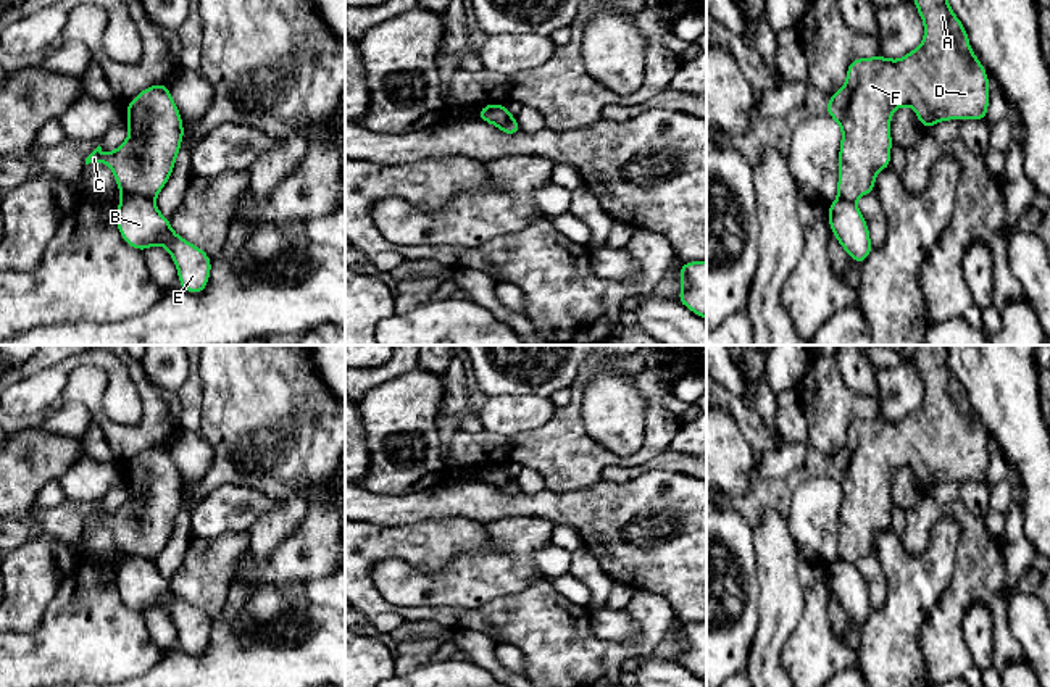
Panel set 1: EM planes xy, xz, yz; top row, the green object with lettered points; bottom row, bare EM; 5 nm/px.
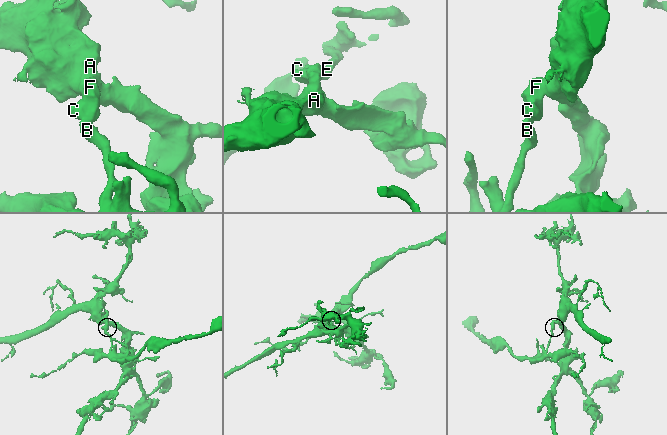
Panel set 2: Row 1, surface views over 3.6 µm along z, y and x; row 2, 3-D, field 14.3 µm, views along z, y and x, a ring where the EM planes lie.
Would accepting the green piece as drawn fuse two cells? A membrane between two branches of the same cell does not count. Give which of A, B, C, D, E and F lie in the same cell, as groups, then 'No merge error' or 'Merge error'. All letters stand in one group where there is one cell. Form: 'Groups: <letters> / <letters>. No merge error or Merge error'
Groups: A C D F / B E. Merge error

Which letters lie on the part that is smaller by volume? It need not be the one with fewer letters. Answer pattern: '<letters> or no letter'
B, E

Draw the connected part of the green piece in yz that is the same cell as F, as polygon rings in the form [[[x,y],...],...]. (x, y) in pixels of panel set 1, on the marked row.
[[[915,0],[915,6],[924,24],[921,45],[900,60],[853,58],[844,87],[827,97],[826,114],[842,129],[837,192],[847,202],[874,194],[876,173],[890,169],[890,119],[898,106],[911,106],[923,129],[947,119],[985,121],[989,74],[973,53],[963,23],[947,0]]]

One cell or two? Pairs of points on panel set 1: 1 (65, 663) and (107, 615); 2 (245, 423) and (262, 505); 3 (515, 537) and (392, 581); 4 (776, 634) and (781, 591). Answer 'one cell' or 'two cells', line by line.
1: one cell
2: two cells
3: one cell
4: one cell

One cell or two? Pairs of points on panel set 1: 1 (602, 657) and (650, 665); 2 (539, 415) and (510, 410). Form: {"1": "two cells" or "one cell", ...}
{"1": "two cells", "2": "one cell"}

